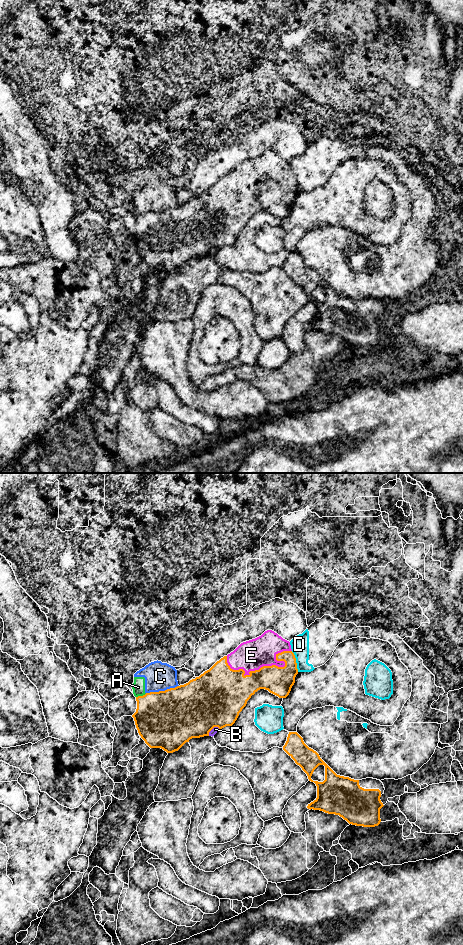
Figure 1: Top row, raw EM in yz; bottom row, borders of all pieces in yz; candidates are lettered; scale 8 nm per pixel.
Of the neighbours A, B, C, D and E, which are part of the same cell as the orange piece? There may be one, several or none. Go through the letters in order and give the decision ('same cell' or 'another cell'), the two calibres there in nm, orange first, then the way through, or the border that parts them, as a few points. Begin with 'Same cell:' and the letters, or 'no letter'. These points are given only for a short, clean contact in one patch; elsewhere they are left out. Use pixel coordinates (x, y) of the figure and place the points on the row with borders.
Same cell: E
A: another cell; calibres 440 and 100 nm
B: another cell; calibres 440 and 50 nm
C: another cell; calibres 460 and 220 nm; border yz (178, 685), (146, 693)
D: another cell; calibres 220 and 140 nm
E: same cell; calibres 220 and 240 nm

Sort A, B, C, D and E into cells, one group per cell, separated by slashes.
A C / B / D / E

